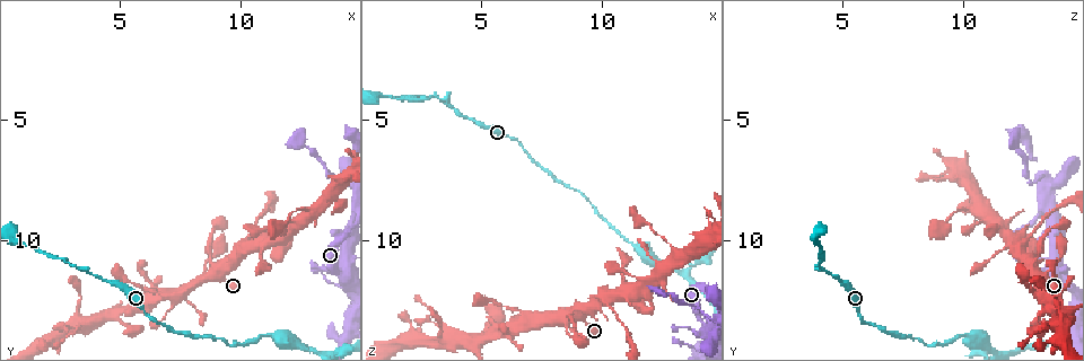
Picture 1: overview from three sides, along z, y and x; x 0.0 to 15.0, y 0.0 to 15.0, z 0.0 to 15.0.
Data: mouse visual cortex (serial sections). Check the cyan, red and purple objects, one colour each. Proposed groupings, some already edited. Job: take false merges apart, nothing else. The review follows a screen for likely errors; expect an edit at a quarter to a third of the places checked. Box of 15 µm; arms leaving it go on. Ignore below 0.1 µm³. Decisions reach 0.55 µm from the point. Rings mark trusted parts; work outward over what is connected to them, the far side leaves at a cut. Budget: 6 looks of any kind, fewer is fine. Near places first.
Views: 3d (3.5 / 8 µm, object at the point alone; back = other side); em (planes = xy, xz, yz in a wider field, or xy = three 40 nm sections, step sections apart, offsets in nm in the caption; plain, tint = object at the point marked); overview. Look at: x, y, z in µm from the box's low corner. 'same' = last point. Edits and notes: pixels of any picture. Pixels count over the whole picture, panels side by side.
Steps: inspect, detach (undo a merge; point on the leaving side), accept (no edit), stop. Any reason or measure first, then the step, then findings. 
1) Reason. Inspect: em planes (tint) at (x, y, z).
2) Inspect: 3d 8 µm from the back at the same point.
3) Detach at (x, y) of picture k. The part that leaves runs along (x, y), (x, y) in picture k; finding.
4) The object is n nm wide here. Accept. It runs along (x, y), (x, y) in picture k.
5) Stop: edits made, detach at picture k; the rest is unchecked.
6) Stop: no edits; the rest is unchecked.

Abrupt turn. Inspect: 3d 3.5 µm at (14.0, 7.7, 12.8).

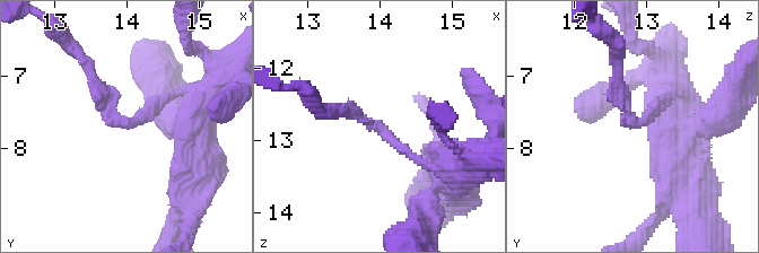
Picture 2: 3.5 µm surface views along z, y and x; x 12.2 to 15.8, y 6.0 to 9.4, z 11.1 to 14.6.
The arms are 150, 200 nm wide. Inspect: em xy step 2 (plain) at (14.00, 7.65, 12.85).

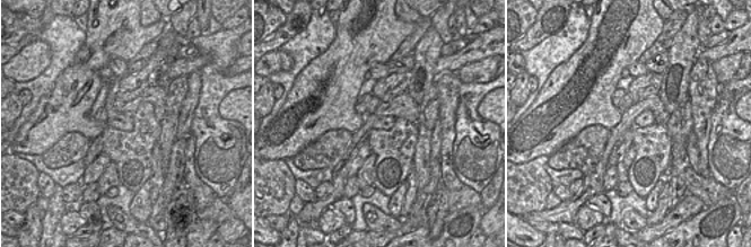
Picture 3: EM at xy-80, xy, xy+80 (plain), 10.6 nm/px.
Inspect: em xy step 2 (tint) at the same point.

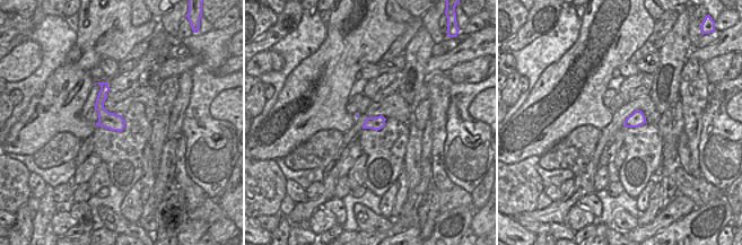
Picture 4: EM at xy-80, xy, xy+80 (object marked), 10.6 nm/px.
Accept. It runs along (434, 168), (375, 124), (337, 110) in picture 2; continuous, no second cell.

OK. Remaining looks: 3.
Inspect: 3d 3.5 µm at (12.5, 6.0, 12.1).

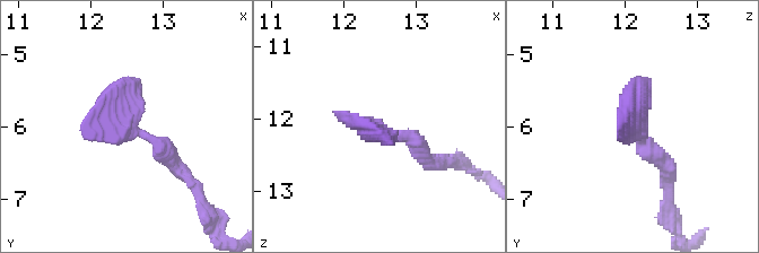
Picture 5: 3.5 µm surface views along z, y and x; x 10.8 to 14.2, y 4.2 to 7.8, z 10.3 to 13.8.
Need the tissue. Inspect: em xy step 2 (tint) at (12.50, 6.00, 12.20).

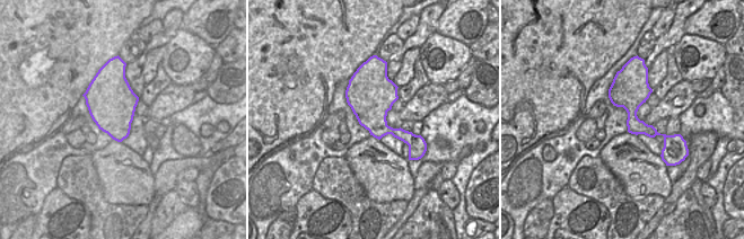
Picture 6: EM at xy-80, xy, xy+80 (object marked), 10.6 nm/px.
Accept. It runs along (666, 166), (635, 124), (650, 79) in picture 5; all the same cell.

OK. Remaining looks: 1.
Stop: no edits; the rest is unchecked.

